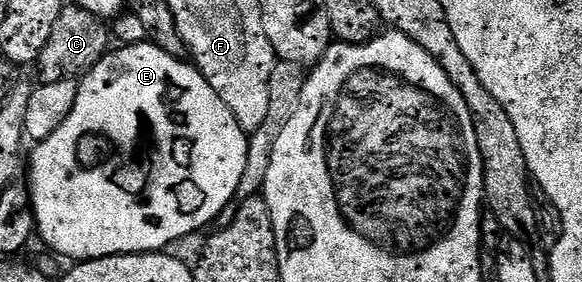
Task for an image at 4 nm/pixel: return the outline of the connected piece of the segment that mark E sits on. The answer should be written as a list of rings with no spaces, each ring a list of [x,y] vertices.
[[[141,40],[141,45],[128,45],[125,49],[113,48],[104,54],[100,62],[85,73],[80,81],[78,99],[74,99],[74,111],[50,135],[39,142],[32,153],[32,183],[30,182],[31,210],[35,213],[35,232],[56,253],[69,257],[69,262],[79,263],[90,259],[103,257],[117,257],[123,253],[155,253],[167,250],[168,245],[204,229],[208,224],[215,222],[220,212],[228,205],[233,204],[238,183],[242,183],[242,171],[246,171],[246,155],[248,154],[249,134],[238,127],[238,119],[230,115],[230,107],[218,99],[218,91],[206,83],[195,64],[187,60],[170,55],[162,51],[162,47],[152,44],[151,41]]]

